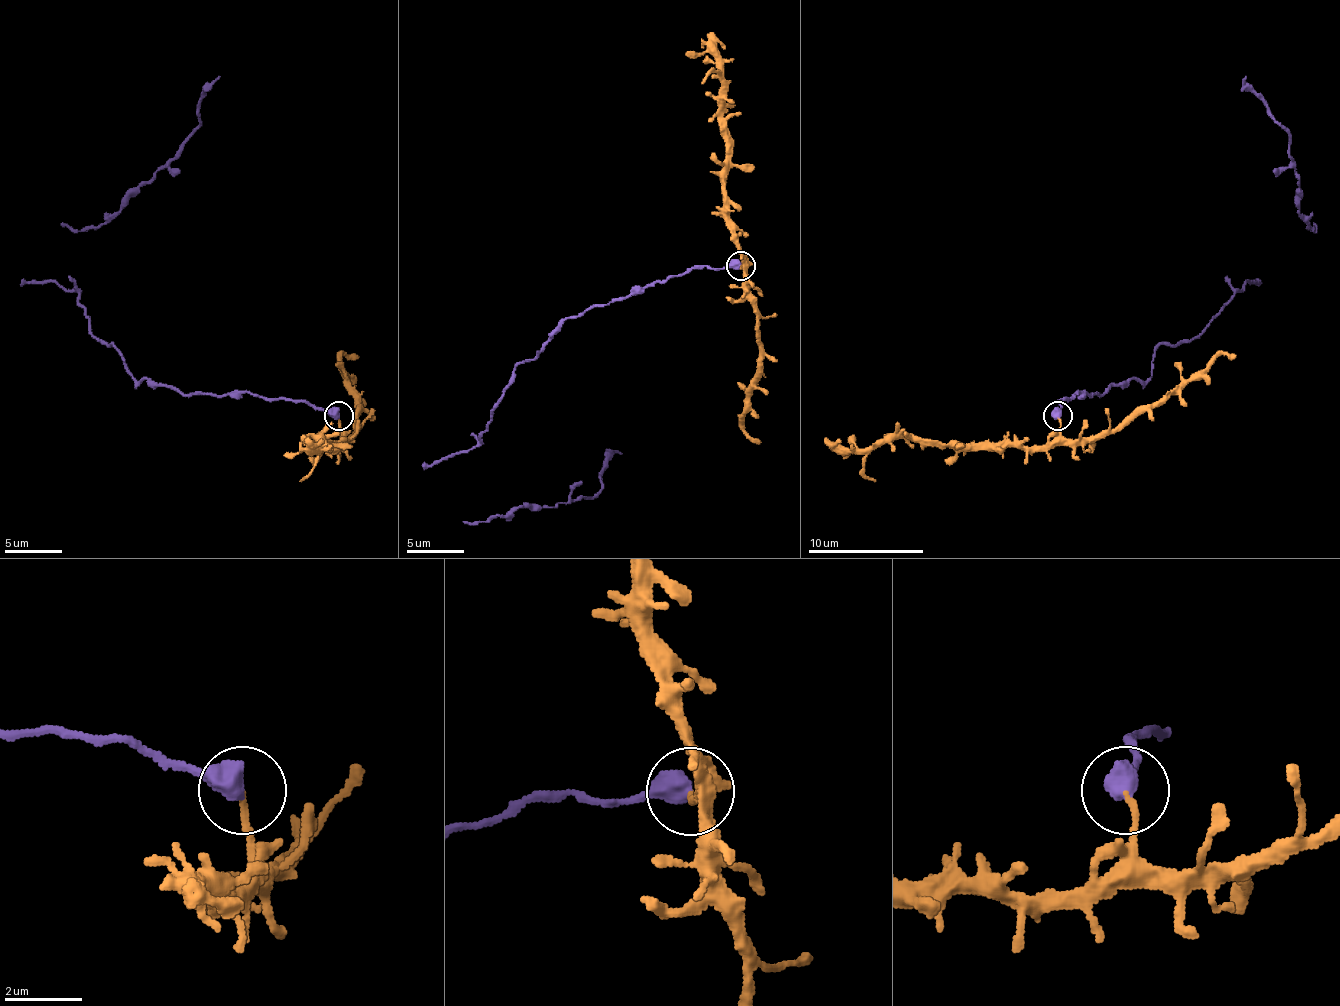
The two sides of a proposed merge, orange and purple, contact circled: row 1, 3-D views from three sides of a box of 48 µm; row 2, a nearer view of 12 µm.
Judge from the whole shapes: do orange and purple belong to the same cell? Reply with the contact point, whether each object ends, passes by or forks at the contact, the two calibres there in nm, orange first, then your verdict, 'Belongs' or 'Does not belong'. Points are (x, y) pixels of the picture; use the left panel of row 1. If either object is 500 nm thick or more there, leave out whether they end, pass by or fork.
Place: (338, 416). Thickness 150 nm (orange) against 600 nm. Does not belong

